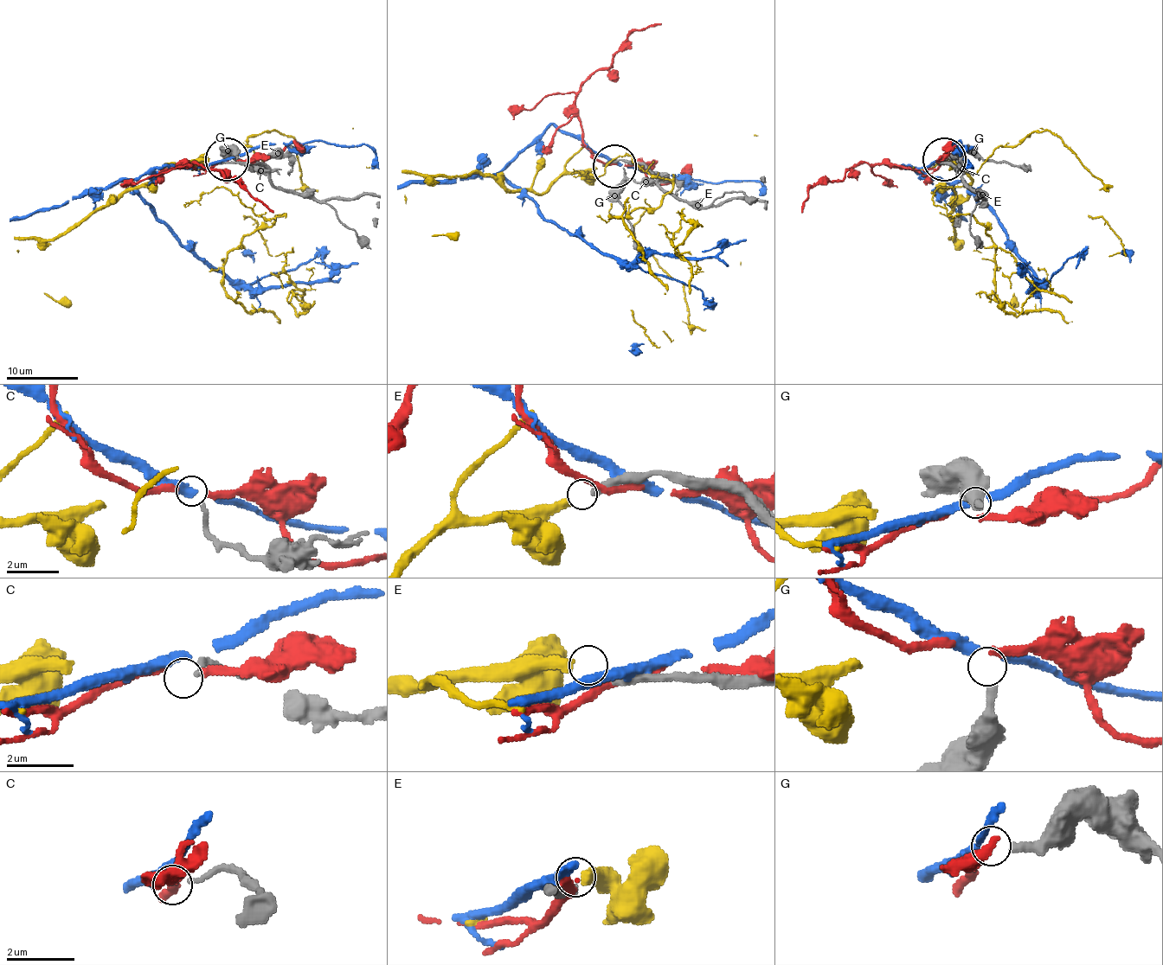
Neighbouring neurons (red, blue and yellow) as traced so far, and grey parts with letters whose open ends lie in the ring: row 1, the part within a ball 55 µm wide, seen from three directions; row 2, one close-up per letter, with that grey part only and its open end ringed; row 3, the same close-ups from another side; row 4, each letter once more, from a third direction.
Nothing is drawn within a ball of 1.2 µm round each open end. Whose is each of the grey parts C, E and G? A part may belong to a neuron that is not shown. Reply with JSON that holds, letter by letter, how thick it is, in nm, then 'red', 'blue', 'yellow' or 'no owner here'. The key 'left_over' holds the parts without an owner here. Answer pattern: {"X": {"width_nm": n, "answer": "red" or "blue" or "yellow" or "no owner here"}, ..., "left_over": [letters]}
{"C": {"width_nm": 150, "answer": "no owner here"}, "E": {"width_nm": 300, "answer": "yellow"}, "G": {"width_nm": 240, "answer": "blue"}, "left_over": ["C"]}

